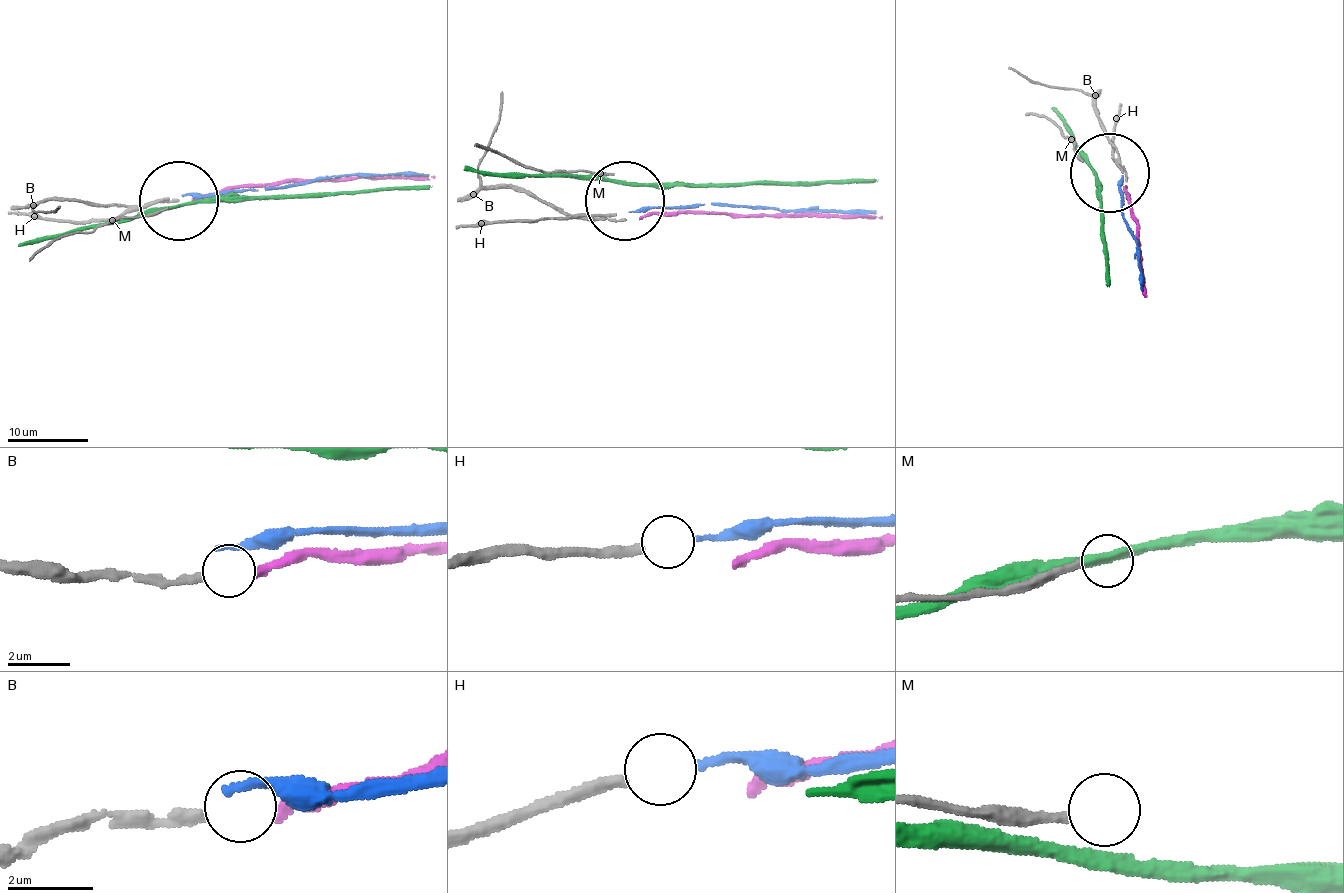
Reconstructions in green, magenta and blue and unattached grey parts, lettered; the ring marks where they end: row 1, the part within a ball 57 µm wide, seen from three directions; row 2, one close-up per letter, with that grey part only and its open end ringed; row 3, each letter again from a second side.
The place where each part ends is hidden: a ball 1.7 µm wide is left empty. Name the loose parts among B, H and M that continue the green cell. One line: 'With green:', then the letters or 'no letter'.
With green: no letter

